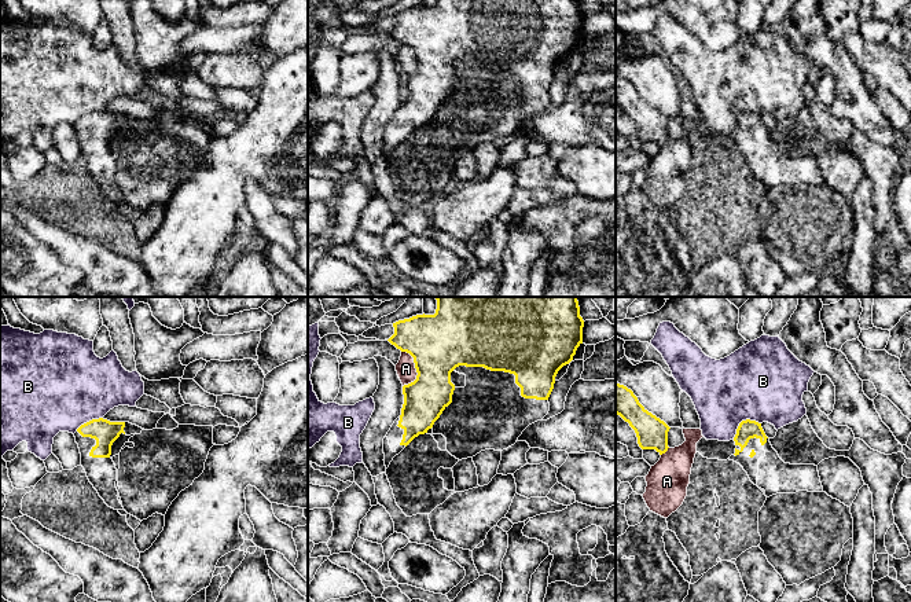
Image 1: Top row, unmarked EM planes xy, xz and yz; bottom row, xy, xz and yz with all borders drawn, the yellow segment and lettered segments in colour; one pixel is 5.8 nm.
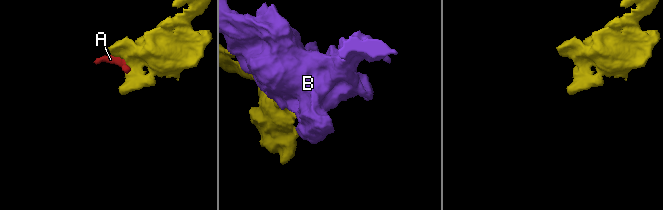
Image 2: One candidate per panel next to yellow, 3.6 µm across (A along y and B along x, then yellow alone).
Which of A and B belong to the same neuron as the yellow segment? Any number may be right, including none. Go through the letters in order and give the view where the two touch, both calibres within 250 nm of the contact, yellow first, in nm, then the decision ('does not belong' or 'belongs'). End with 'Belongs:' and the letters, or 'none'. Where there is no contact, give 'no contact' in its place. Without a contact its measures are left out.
A: meets yellow in xz; 340 nm thick on the yellow side, 110 nm on the other; does not belong
B: meets yellow in yz; 120 nm thick on the yellow side, 460 nm on the other; does not belong
Belongs: none

